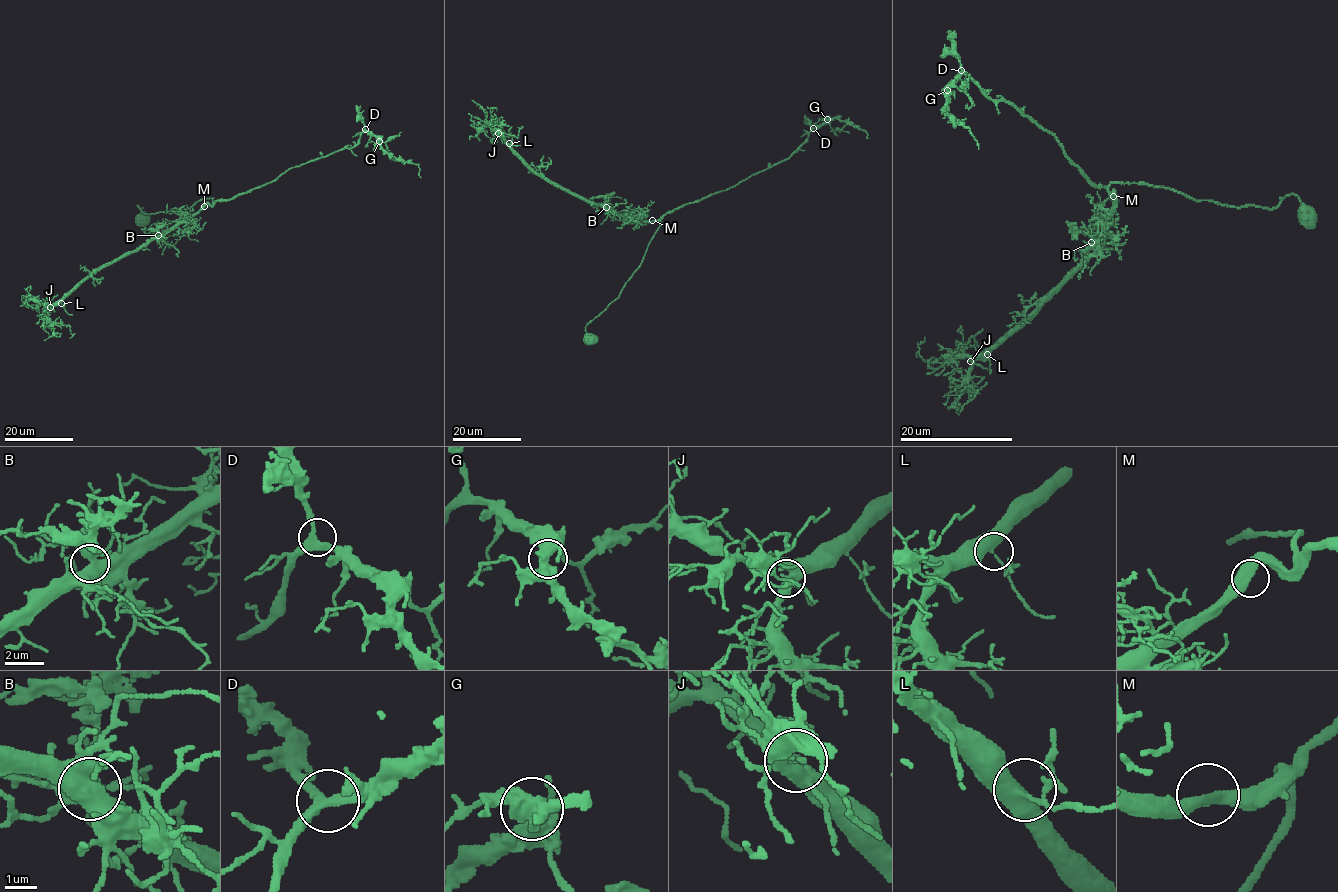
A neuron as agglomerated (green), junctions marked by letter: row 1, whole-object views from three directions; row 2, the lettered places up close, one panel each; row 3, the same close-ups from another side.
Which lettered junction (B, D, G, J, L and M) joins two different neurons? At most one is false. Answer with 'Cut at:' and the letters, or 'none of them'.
Cut at: none of them

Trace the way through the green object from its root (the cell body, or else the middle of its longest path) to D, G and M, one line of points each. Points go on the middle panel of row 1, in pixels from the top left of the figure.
D: (588, 340), (586, 326), (618, 296), (640, 264), (662, 217), (727, 190), (787, 160), (813, 128)
G: (588, 340), (586, 326), (618, 296), (640, 264), (662, 217), (787, 160), (808, 133), (827, 119)
M: (588, 340), (586, 326), (618, 296), (640, 264), (661, 218), (652, 220)

